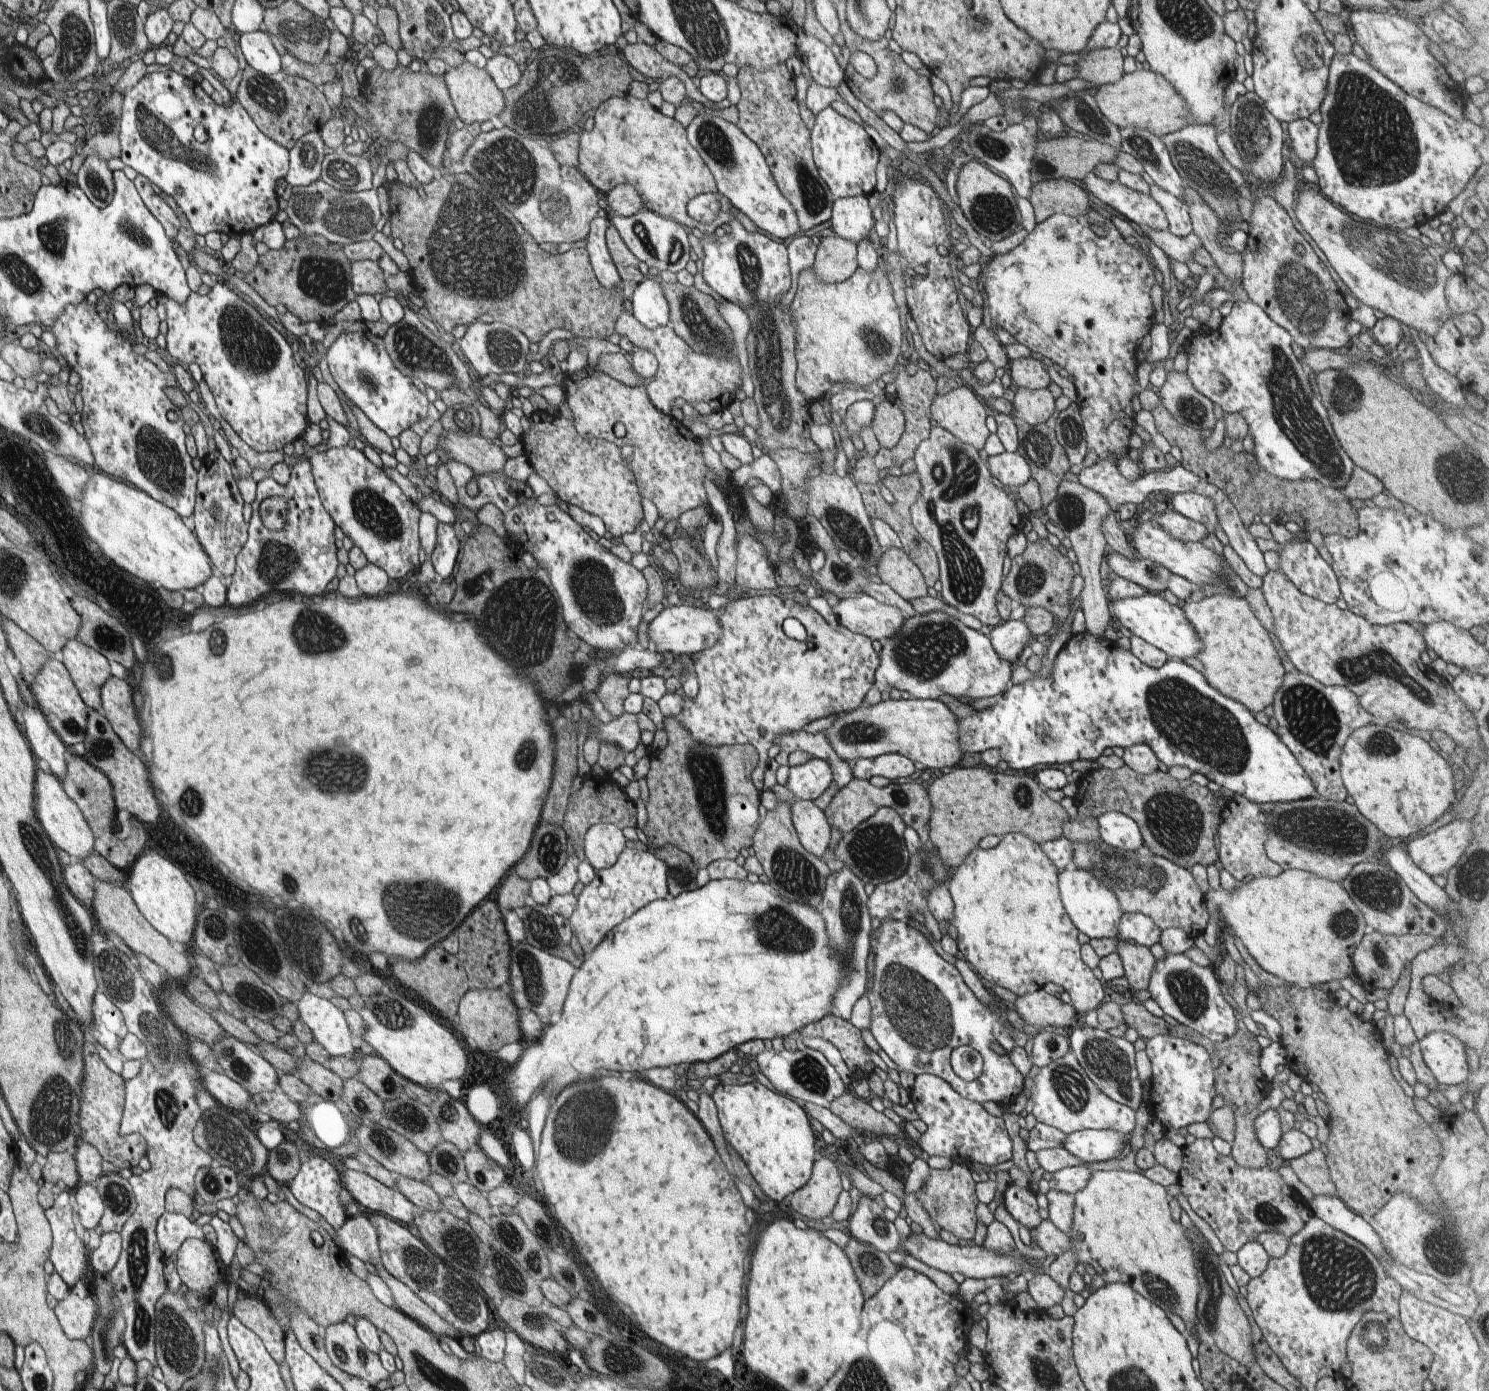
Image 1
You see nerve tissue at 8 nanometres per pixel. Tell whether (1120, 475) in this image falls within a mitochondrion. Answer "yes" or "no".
no

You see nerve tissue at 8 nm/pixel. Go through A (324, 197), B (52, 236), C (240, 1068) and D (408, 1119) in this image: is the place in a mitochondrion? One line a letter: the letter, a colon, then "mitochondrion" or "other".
A: mitochondrion
B: mitochondrion
C: mitochondrion
D: mitochondrion

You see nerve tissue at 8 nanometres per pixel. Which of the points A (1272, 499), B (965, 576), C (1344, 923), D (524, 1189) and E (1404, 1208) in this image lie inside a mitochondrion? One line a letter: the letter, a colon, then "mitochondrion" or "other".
A: other
B: mitochondrion
C: mitochondrion
D: other
E: other

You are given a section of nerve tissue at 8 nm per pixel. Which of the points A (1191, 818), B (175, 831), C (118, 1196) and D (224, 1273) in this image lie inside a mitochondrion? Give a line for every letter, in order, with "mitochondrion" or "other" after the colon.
A: mitochondrion
B: mitochondrion
C: mitochondrion
D: other

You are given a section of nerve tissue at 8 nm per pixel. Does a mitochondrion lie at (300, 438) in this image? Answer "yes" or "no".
no

